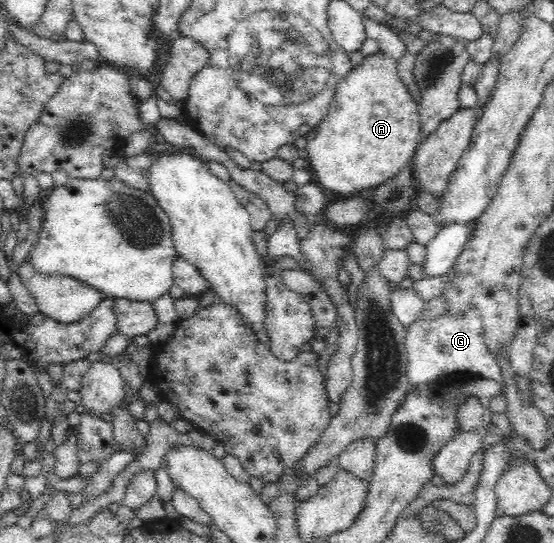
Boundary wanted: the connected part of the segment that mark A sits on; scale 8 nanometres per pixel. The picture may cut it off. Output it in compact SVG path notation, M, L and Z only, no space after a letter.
M378 51L365 56L362 64L354 67L337 85L328 114L317 124L305 150L310 156L310 166L314 168L316 182L320 182L318 186L342 196L352 196L366 188L372 190L372 186L378 187L396 176L411 160L421 142L419 105L401 82L395 58Z

